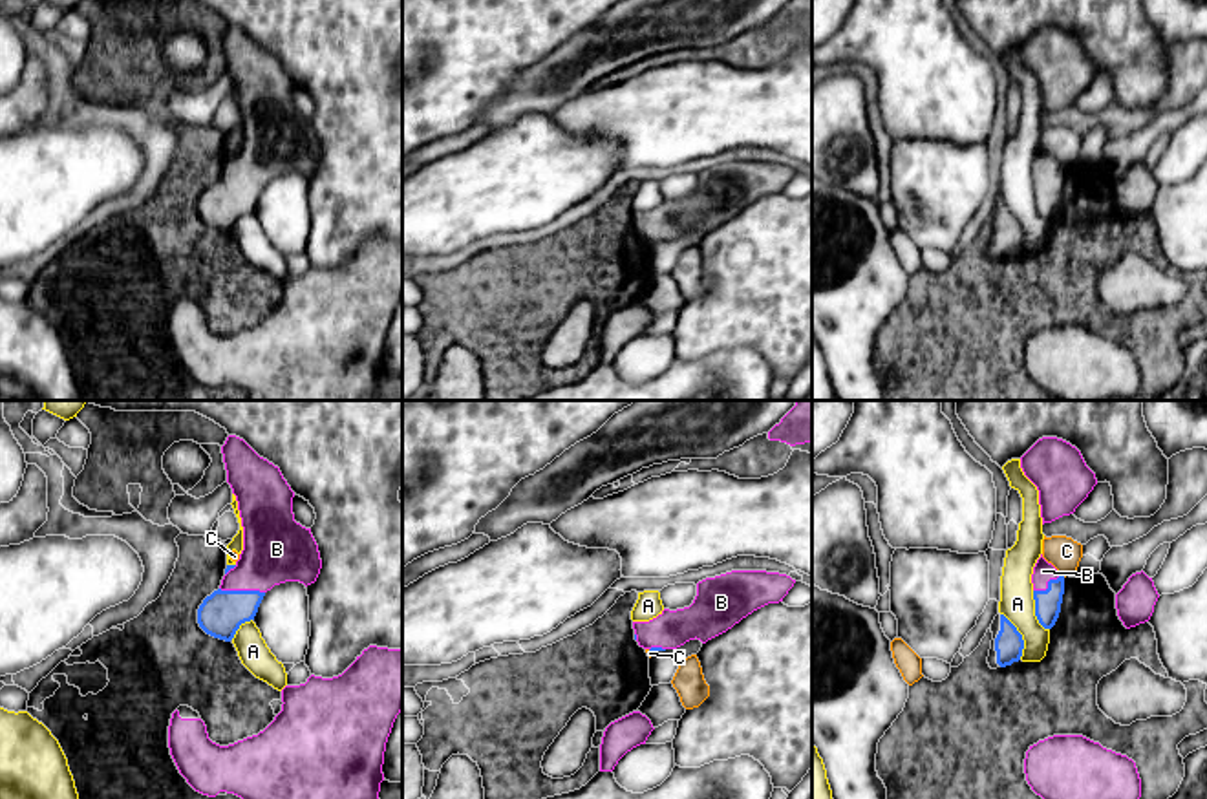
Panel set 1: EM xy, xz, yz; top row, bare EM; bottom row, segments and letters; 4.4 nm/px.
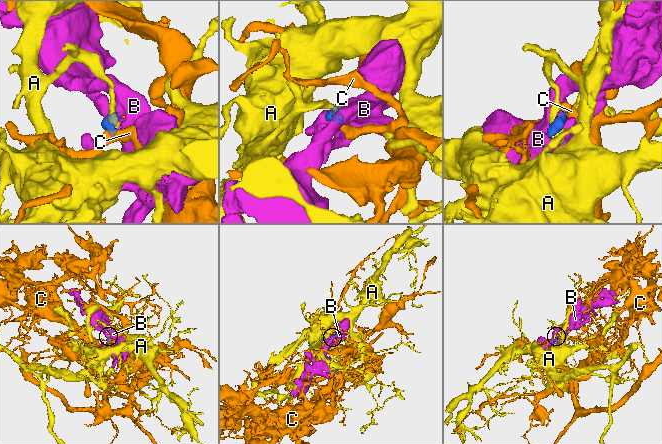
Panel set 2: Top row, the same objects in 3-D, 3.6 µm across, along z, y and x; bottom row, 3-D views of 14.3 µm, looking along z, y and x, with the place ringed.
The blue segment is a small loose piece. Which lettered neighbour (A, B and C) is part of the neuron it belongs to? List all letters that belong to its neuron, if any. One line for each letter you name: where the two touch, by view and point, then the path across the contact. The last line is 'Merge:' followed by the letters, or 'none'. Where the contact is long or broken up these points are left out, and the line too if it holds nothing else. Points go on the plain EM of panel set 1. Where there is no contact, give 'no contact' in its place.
B: meets blue in xy at (242, 181); runs through xy (222, 203), (242, 181), (277, 139)
Merge: B

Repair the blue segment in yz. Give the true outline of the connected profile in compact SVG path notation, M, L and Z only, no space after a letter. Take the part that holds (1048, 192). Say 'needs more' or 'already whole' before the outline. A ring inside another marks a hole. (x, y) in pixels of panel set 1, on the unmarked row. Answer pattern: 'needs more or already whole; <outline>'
needs more; M1041 144L1033 157L1031 174L1035 207L1044 219L1052 219L1061 203L1064 166Z

